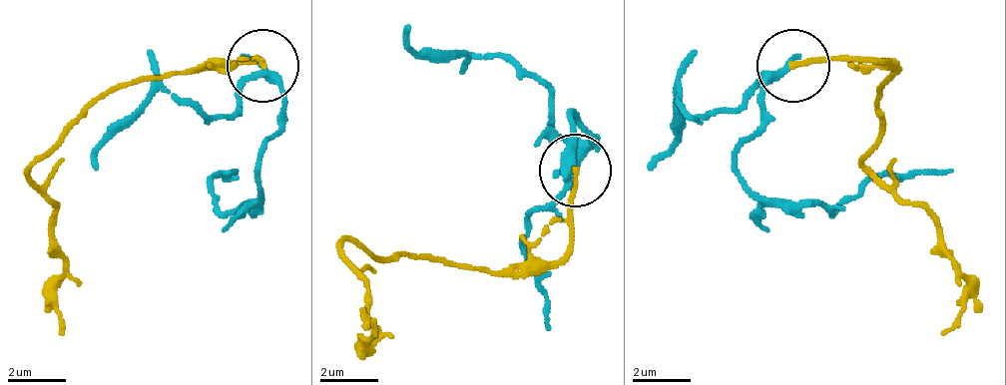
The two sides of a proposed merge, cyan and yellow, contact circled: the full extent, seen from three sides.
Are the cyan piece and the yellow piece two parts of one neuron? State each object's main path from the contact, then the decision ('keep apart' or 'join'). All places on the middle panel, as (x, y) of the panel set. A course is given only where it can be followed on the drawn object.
course cyan (577, 165), (599, 143), (570, 114), (562, 187), (533, 215), (533, 251), (548, 331); course yellow (577, 173), (570, 208), (497, 273), (345, 244), (366, 317), (366, 339), (374, 317); join

